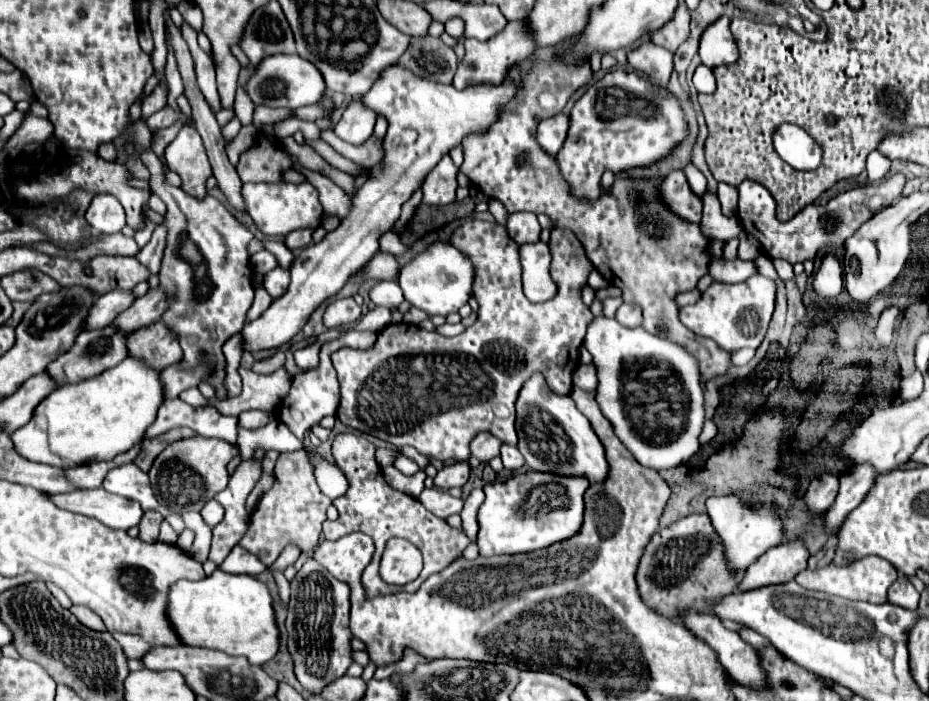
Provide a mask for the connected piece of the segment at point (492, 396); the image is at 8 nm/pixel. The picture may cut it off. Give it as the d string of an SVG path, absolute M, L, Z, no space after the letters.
M468 218L452 232L450 242L466 252L476 266L472 290L474 298L480 304L478 320L454 338L426 332L420 326L408 322L390 324L380 330L378 346L374 346L374 350L340 348L332 354L332 362L338 372L342 396L338 420L344 426L372 434L394 444L396 448L406 444L414 446L420 454L432 454L438 460L468 460L470 442L480 432L490 432L504 444L514 446L518 442L514 430L514 402L518 398L522 382L526 382L526 378L530 378L530 374L534 374L536 370L542 370L542 374L546 374L546 382L550 382L556 394L570 394L572 372L578 368L580 362L580 346L586 334L586 326L590 324L590 318L594 318L580 298L580 288L586 284L586 278L594 266L588 262L580 242L570 230L552 230L548 242L552 250L550 276L558 286L558 294L542 304L534 304L522 292L520 248L506 234L504 226Z

